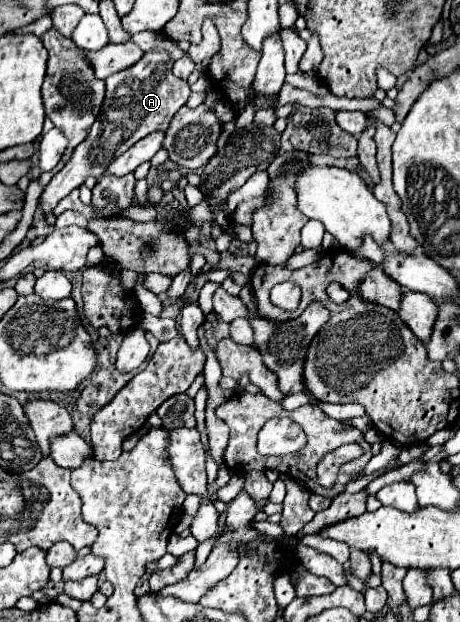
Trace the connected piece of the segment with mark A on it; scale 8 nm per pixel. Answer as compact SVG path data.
M146 53L136 65L114 73L106 79L106 99L102 105L102 115L96 119L92 131L74 151L68 163L50 179L40 195L40 211L48 215L58 201L62 201L72 189L80 187L86 177L100 177L108 169L108 165L132 147L136 141L146 137L152 131L166 131L170 119L176 111L188 101L190 85L184 79L172 75L172 57L168 53Z

